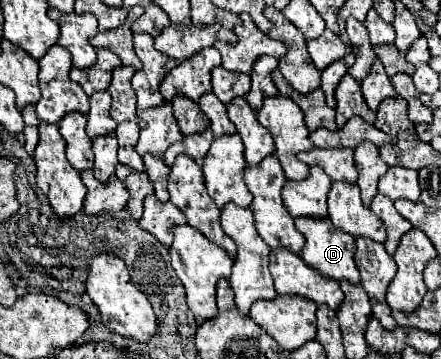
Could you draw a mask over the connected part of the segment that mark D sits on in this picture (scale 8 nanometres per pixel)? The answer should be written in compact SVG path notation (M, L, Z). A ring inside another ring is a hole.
M298 217L296 219L296 227L298 231L304 235L306 245L300 251L300 257L304 259L306 265L312 265L314 269L318 269L318 273L322 273L328 279L334 281L350 281L354 285L360 283L360 273L354 265L354 251L356 251L356 239L348 233L342 233L340 229L336 229L330 219L310 219L310 217Z

